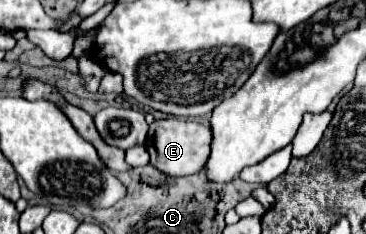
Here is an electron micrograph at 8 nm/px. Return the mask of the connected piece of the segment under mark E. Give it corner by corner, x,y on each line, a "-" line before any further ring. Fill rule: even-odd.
160,119
150,125
150,135
146,139
146,149
150,153
150,165
168,177
194,175
204,169
210,155
210,127
198,121
184,119

